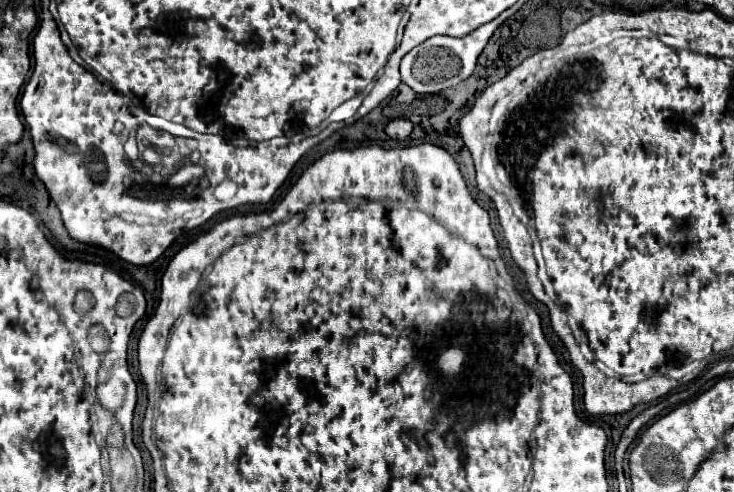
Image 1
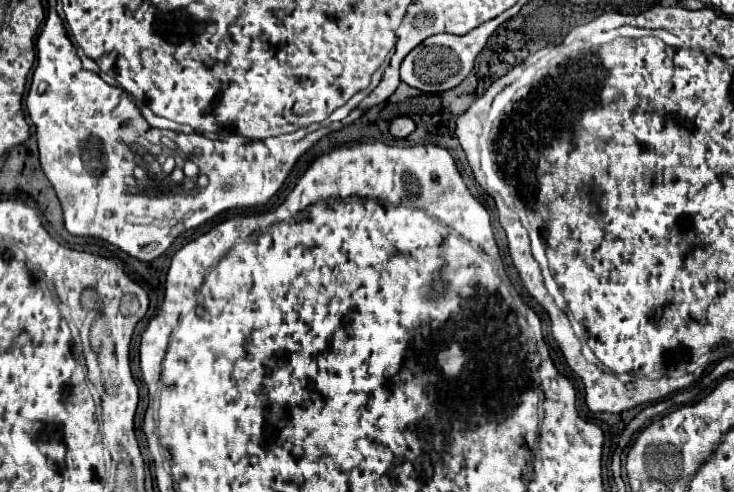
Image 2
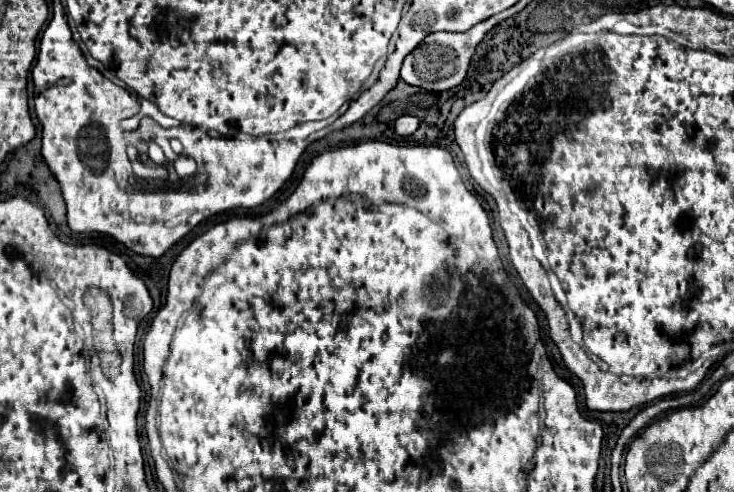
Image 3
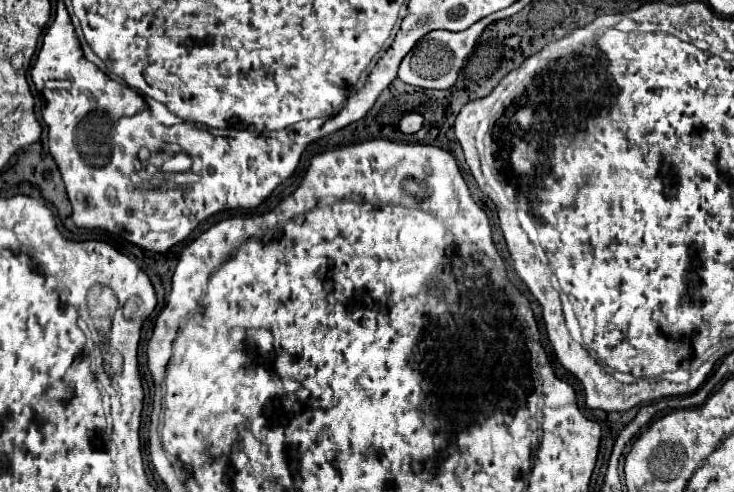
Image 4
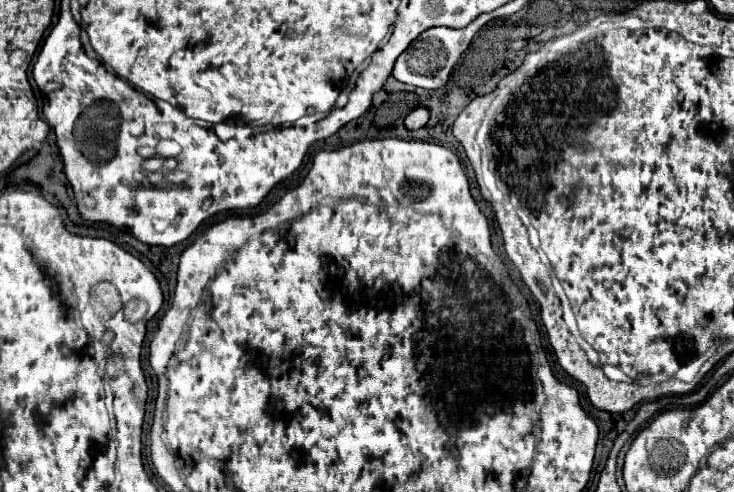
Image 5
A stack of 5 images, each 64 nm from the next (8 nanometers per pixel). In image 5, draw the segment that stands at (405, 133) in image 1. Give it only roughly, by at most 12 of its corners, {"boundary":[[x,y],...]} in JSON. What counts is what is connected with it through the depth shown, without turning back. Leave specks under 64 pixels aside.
{"boundary":[[418,106],[406,116],[404,126],[418,130],[430,120],[430,110]]}

